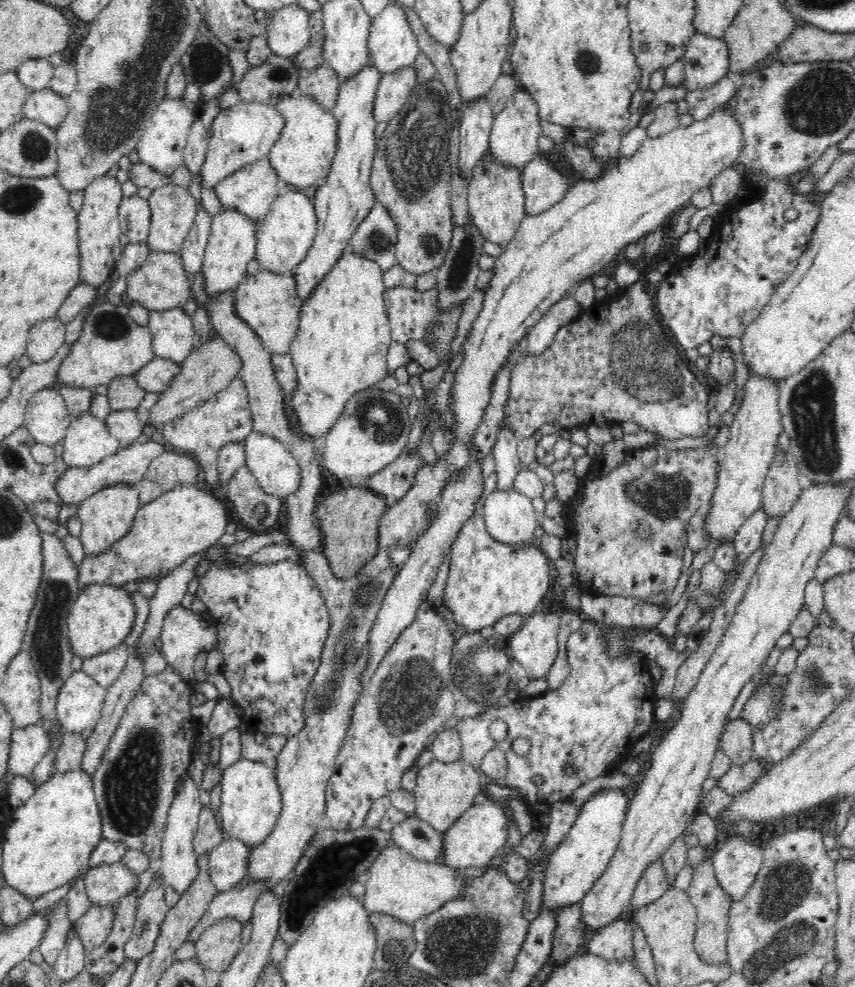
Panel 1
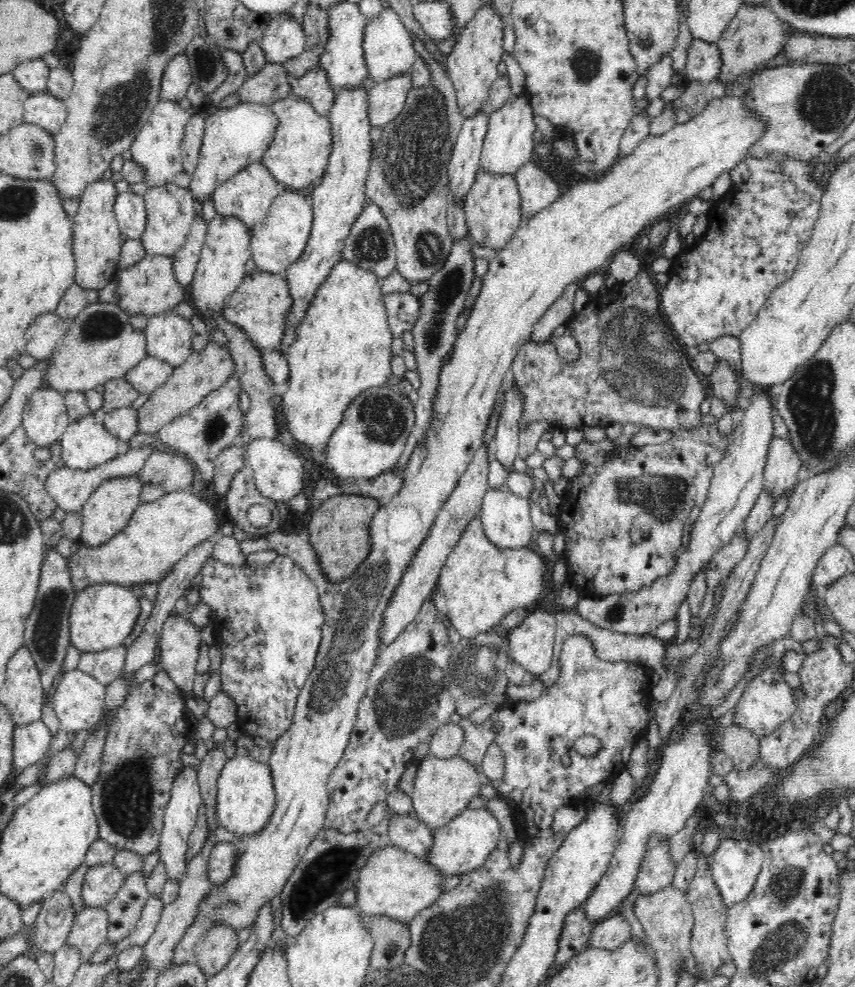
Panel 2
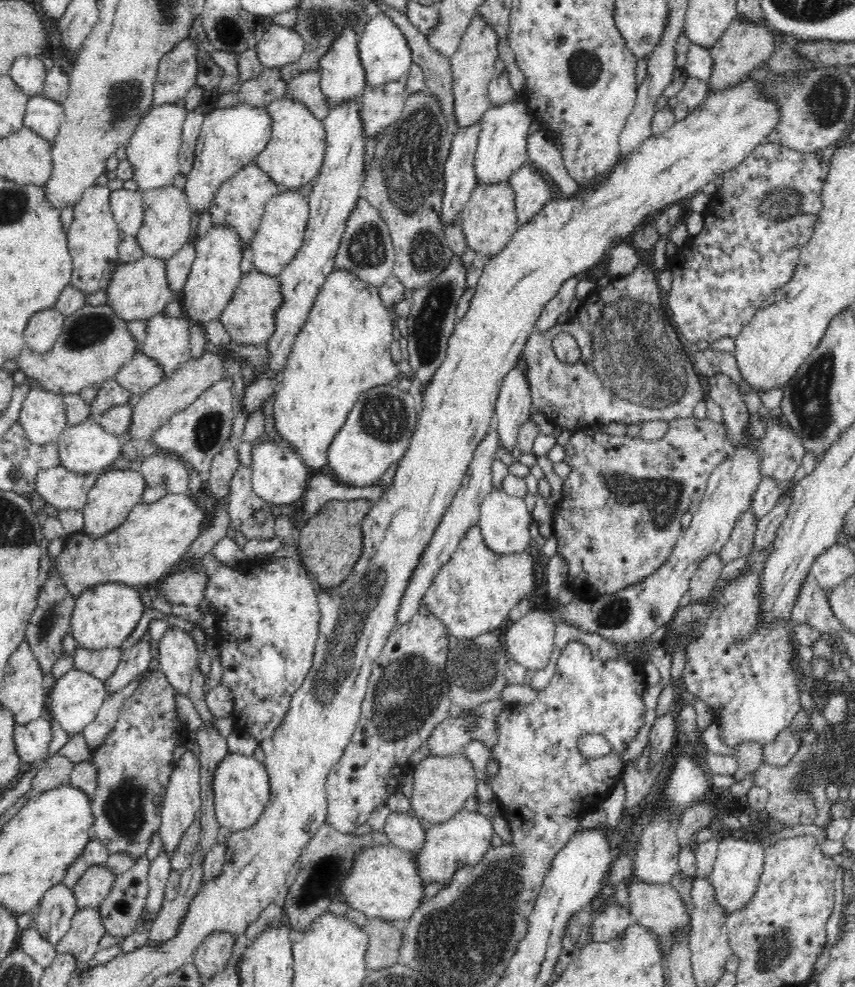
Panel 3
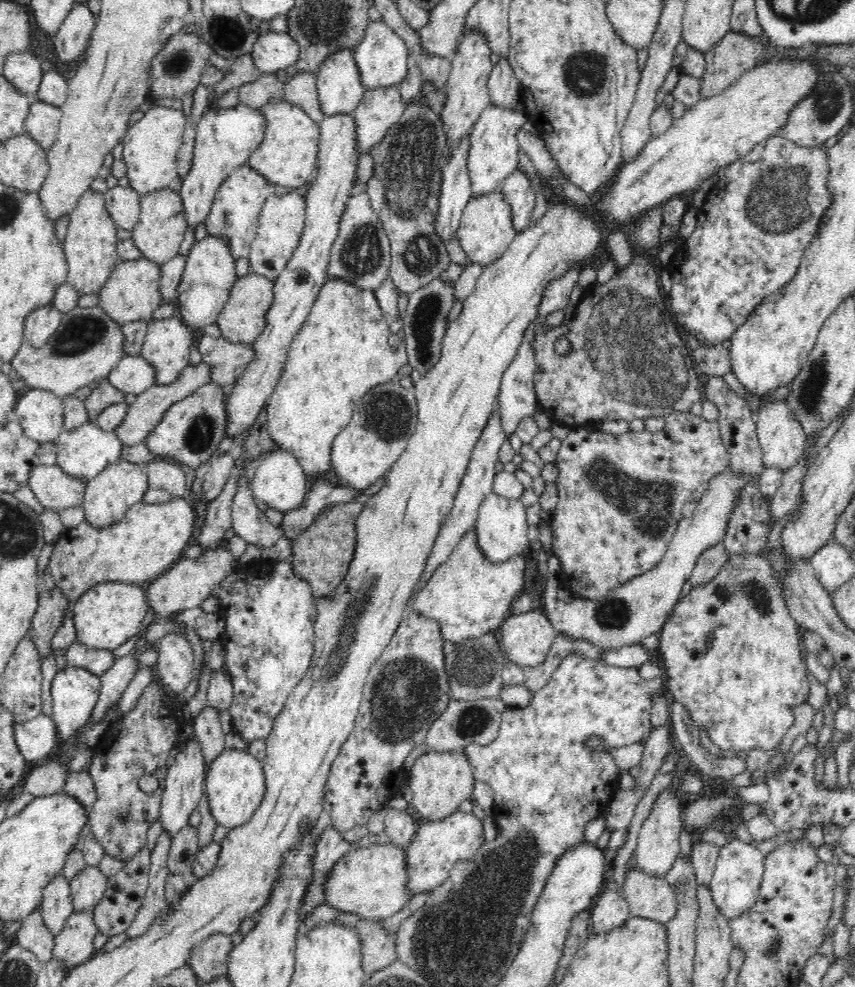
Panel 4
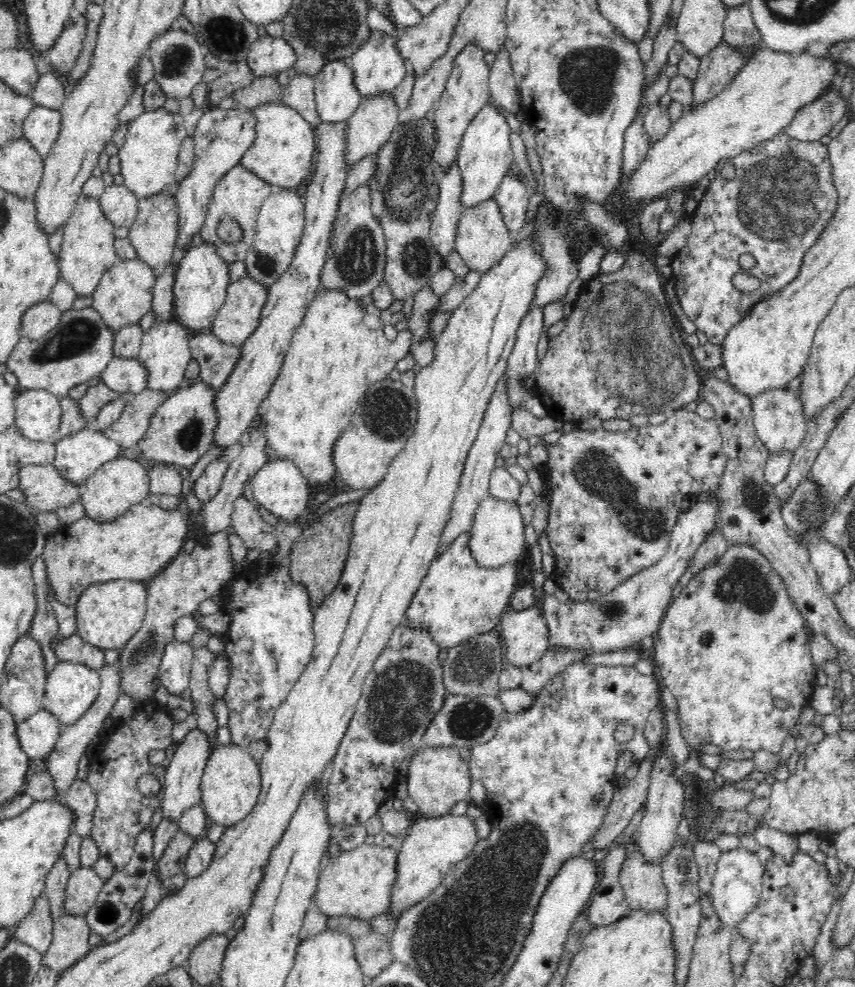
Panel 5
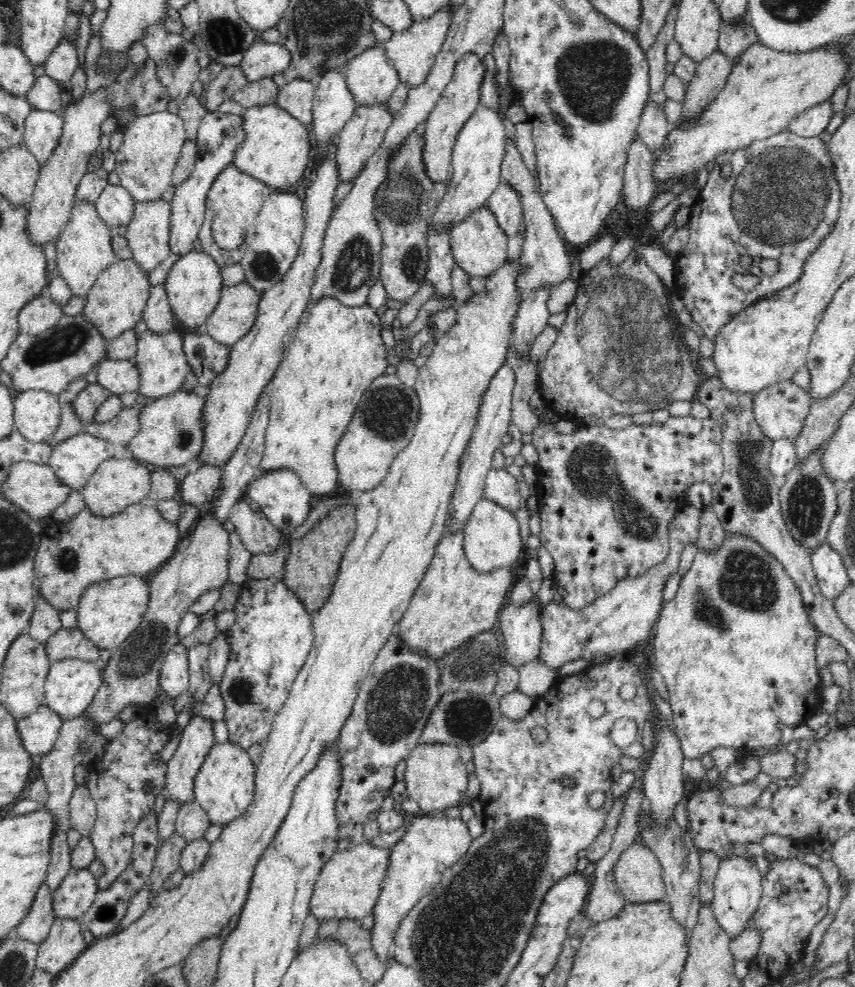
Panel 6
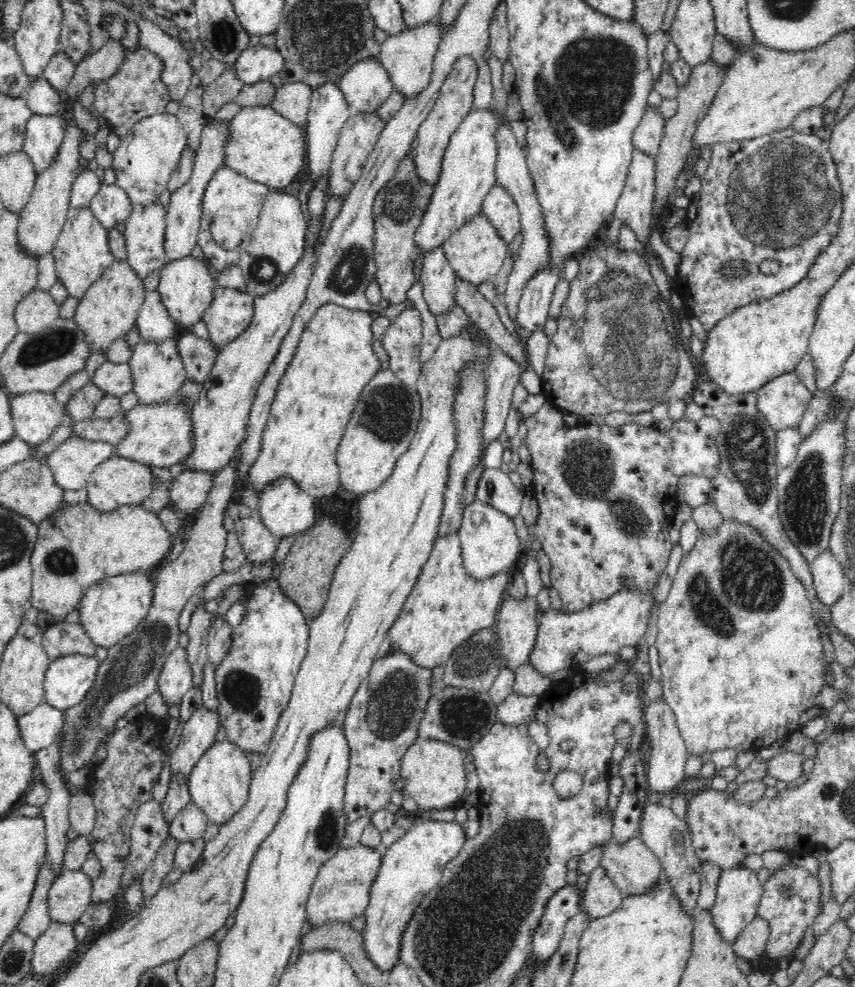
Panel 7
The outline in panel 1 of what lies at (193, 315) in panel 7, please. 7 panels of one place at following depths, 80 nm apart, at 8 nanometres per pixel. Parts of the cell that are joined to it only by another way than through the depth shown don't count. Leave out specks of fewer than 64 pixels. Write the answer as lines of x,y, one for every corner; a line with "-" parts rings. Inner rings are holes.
222,208
213,216
201,266
209,302
212,302
212,298
216,298
220,292
232,292
244,282
248,275
247,264
255,259
256,230
258,222
252,221
236,209

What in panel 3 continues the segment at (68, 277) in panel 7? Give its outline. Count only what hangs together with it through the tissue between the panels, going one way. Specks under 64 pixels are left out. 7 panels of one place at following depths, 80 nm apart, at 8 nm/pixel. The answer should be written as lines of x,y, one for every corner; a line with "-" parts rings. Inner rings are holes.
96,184
87,188
82,198
73,206
74,218
66,234
72,257
71,285
84,294
106,291
116,267
120,264
118,246
122,238
118,233
118,223
110,210
112,191
108,185

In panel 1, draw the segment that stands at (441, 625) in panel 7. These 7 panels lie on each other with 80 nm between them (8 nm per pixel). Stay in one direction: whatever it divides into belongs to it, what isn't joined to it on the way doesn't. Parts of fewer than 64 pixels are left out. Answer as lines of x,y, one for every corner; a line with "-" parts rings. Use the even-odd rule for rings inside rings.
477,513
467,518
460,527
457,537
451,546
450,573
447,576
443,605
452,610
458,626
463,626
467,632
478,632
486,626
493,626
503,616
514,613
527,617
536,612
540,604
548,594
552,576
550,576
550,564
544,551
534,545
511,545
502,543
488,533
482,514

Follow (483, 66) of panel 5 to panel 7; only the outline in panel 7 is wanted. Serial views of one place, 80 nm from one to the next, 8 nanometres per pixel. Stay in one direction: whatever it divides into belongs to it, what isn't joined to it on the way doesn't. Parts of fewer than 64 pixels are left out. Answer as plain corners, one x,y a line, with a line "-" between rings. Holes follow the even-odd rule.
460,56
454,62
453,70
436,98
434,108
428,114
428,118
418,128
418,145
413,148
414,165
420,175
420,179
428,184
436,184
440,180
442,172
442,158
446,152
446,146
450,142
450,136
456,132
456,128
462,124
462,121
472,110
474,104
474,86
478,75
476,61
471,56

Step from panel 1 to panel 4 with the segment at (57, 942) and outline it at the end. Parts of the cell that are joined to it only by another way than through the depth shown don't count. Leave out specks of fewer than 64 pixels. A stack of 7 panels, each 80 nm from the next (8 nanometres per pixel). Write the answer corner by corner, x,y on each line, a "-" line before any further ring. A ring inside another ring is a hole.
62,872
44,887
41,915
54,936
66,926
66,918
74,913
71,889

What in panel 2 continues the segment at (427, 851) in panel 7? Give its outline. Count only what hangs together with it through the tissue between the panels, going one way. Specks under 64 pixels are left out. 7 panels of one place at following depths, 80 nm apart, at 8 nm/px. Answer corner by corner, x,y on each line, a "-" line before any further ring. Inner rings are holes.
485,807
479,809
464,809
448,825
434,829
434,843
426,856
426,861
446,877
452,874
461,875
470,870
480,868
488,860
488,856
501,840
501,826
496,816

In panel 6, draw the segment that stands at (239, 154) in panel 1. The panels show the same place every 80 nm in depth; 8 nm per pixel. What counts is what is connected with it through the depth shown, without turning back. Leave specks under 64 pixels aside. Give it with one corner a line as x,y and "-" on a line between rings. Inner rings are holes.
207,111
205,117
200,121
197,137
195,140
197,151
194,168
190,176
175,187
175,192
170,202
170,252
182,256
192,251
192,243
198,238
201,226
205,218
205,206
208,190
214,184
216,176
232,165
234,152
244,142
244,119
242,114
211,113

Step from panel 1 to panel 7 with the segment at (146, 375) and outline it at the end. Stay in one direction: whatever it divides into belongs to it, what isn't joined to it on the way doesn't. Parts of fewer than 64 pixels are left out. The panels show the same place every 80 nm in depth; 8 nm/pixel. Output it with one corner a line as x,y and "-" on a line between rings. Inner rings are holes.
106,360
94,372
91,380
105,394
121,397
132,392
132,369
128,363
113,363

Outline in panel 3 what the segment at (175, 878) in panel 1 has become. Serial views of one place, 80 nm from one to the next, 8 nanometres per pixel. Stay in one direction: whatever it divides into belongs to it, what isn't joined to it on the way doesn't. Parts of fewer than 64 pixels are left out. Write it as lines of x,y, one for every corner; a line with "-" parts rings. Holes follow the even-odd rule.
180,750
176,764
177,766
169,777
161,810
161,826
159,828
160,838
163,842
163,851
169,859
172,858
174,850
178,848
178,844
182,841
188,828
194,823
201,805
200,760
198,756
189,750
188,752

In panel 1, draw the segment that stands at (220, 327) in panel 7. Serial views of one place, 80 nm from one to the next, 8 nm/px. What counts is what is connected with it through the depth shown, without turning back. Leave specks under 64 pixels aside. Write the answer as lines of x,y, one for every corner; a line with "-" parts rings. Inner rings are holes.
260,268
257,274
247,275
234,292
237,316
256,331
264,349
272,355
289,354
291,343
298,334
303,306
292,274
275,274

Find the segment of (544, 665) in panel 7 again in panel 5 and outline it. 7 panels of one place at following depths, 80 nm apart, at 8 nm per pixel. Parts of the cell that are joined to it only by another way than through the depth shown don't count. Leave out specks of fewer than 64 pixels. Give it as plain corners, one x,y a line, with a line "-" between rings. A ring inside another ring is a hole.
713,494
705,501
698,501
689,510
679,514
676,518
676,524
672,526
670,532
670,542
666,554
653,566
645,569
642,573
636,574
621,582
614,590
608,594
600,596
595,601
568,601
566,603
556,599
553,594
546,595
542,602
541,615
548,625
550,638
548,638
548,648
567,648
567,649
583,649
587,651
587,655
592,653
607,653
620,649
628,649
639,647
639,644
646,636
653,636
660,628
660,622
664,618
668,606
674,598
672,598
672,590
674,586
680,582
680,576
686,572
691,566
694,554
698,550
698,546
711,535
716,528
718,521
718,499

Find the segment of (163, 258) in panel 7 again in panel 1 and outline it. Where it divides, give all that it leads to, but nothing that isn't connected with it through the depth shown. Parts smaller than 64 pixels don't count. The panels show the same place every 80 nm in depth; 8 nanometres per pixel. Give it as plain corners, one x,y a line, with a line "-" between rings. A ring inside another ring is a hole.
171,183
152,190
147,201
152,213
150,232
148,232
148,238
146,238
148,248
154,251
178,253
193,227
197,213
196,200
192,197
188,188

